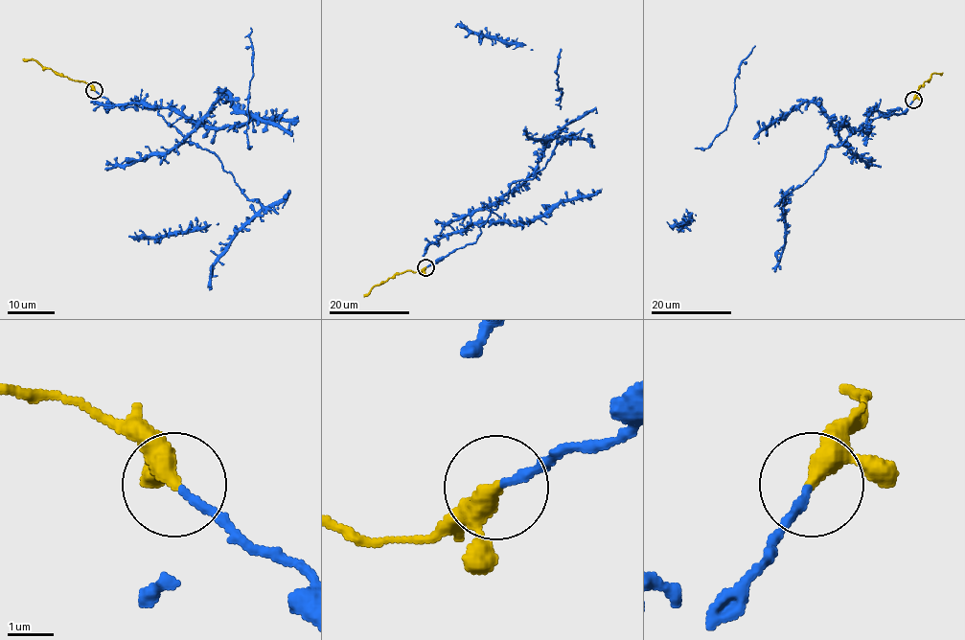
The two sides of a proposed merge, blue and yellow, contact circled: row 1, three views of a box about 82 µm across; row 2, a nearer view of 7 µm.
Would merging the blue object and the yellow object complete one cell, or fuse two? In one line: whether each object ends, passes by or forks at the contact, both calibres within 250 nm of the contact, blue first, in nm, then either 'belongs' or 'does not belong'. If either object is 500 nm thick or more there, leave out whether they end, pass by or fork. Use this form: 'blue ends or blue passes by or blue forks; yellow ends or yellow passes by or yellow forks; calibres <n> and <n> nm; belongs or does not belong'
blue ends; yellow passes by; calibres 170 and 320 nm; belongs

